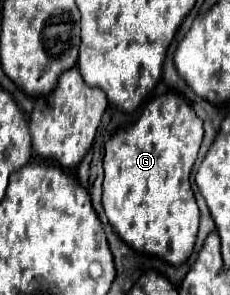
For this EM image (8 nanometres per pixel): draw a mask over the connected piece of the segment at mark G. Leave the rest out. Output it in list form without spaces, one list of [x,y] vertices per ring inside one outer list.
[[[162,94],[158,98],[154,98],[152,102],[146,104],[140,120],[130,126],[130,128],[124,128],[124,130],[118,130],[108,142],[105,144],[104,154],[104,194],[102,194],[102,206],[104,206],[104,214],[112,226],[112,230],[132,248],[136,248],[138,252],[146,252],[146,254],[154,254],[158,258],[162,258],[164,262],[172,264],[172,266],[180,266],[188,260],[188,256],[192,254],[194,250],[194,242],[196,242],[196,234],[198,234],[198,220],[200,220],[200,210],[198,210],[198,204],[194,200],[194,192],[192,192],[192,186],[190,186],[190,172],[192,172],[192,166],[194,166],[194,160],[198,156],[198,148],[200,148],[200,142],[202,142],[202,120],[194,114],[192,106],[184,100],[184,96],[180,94]]]

